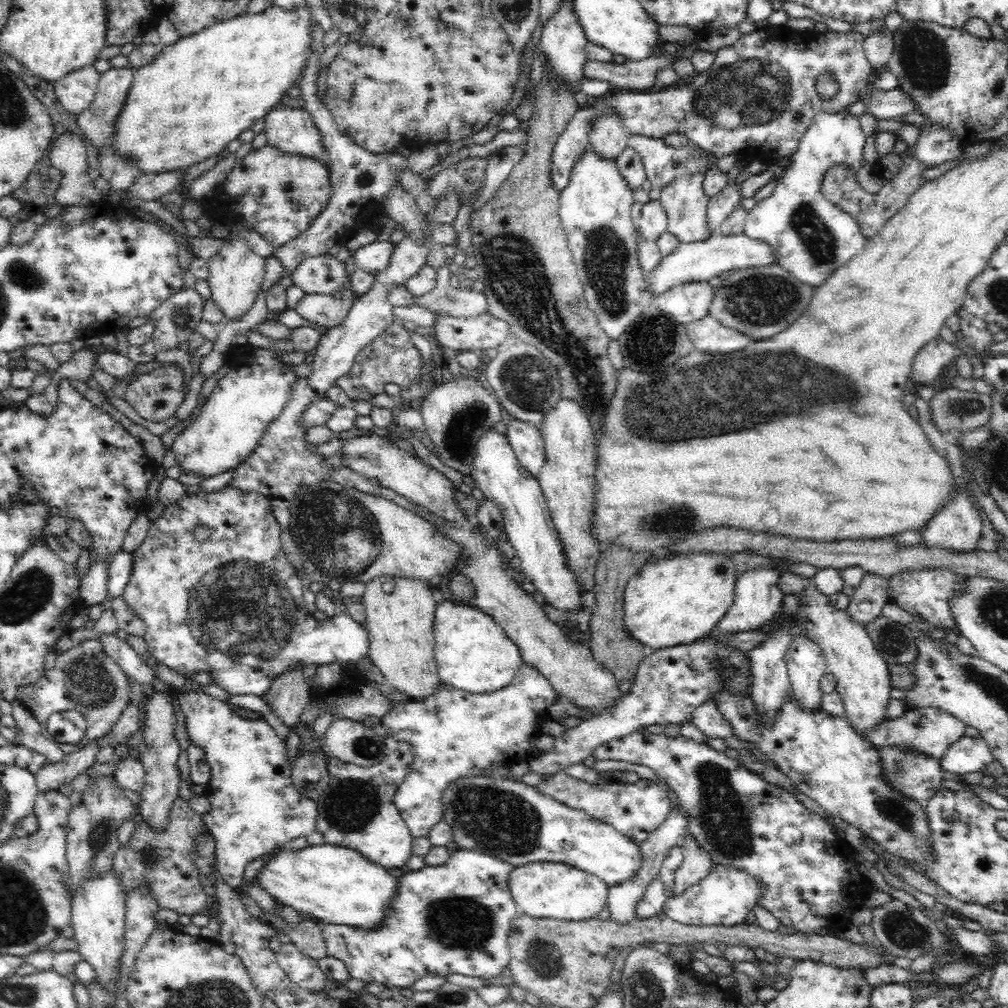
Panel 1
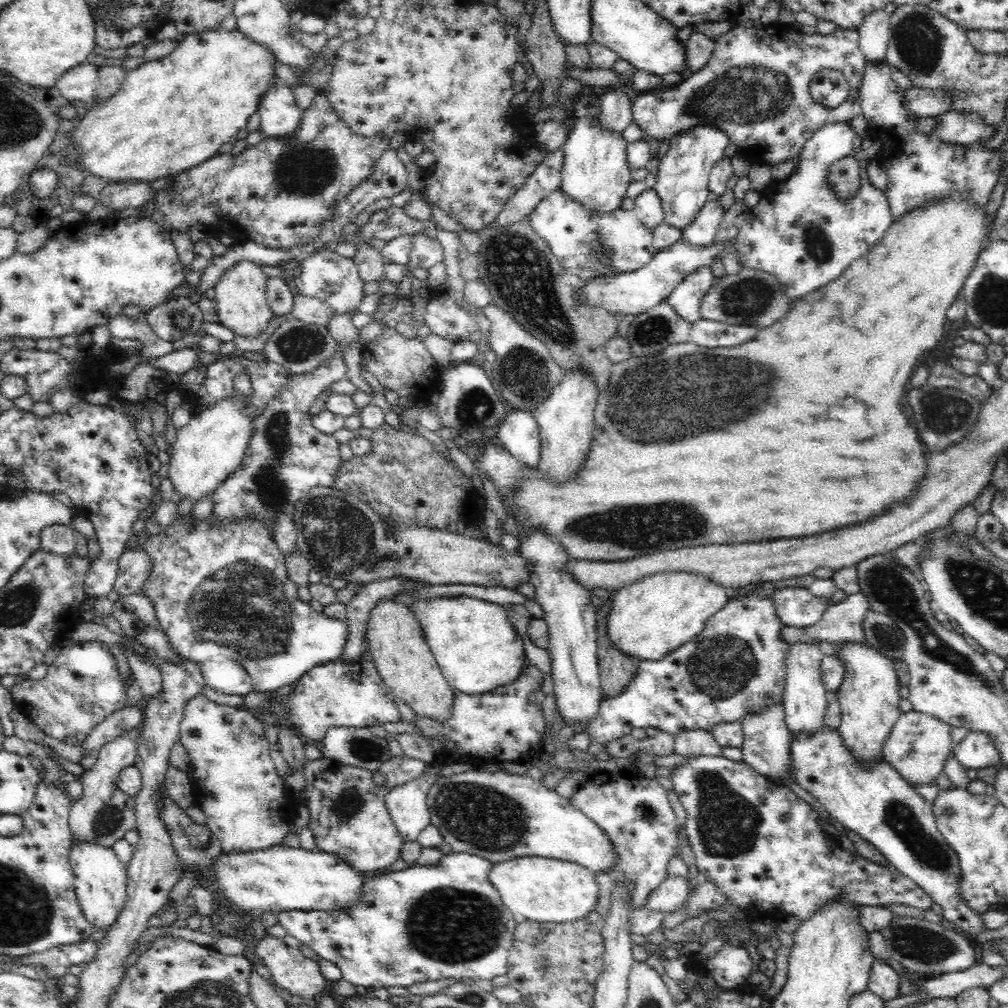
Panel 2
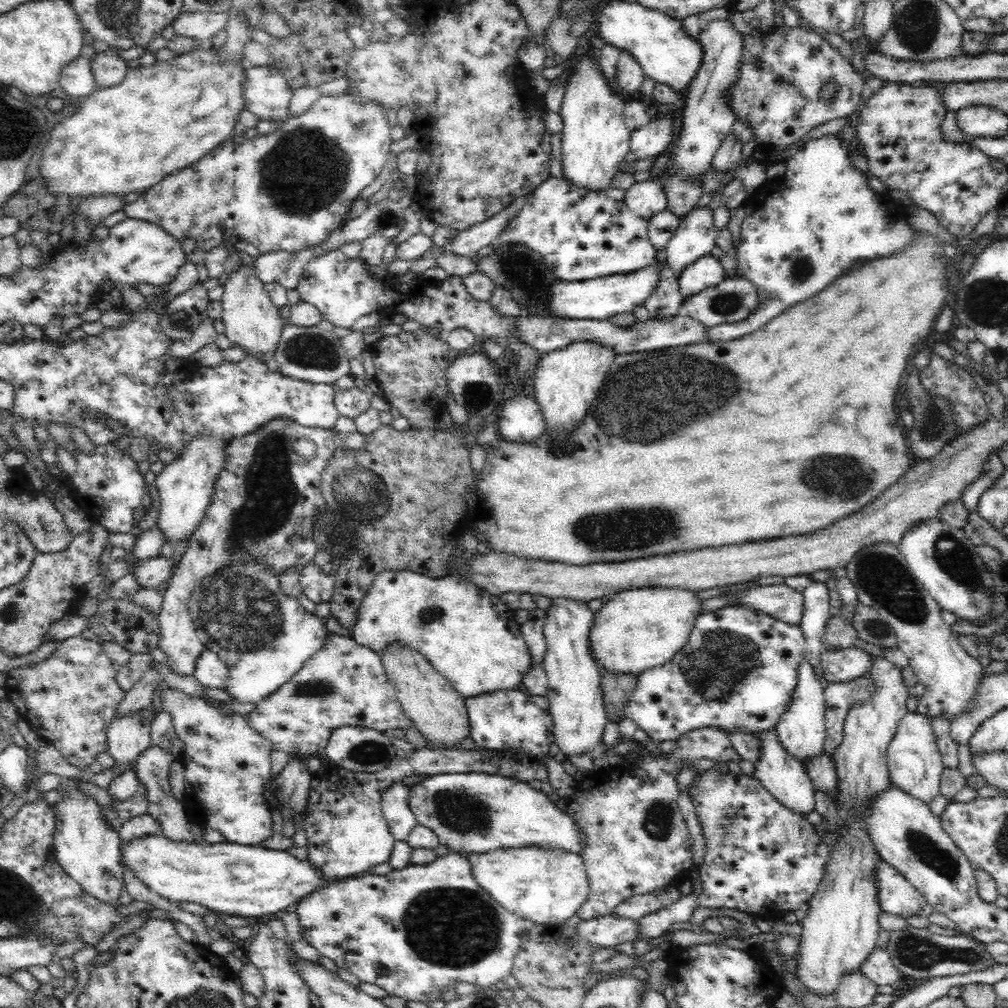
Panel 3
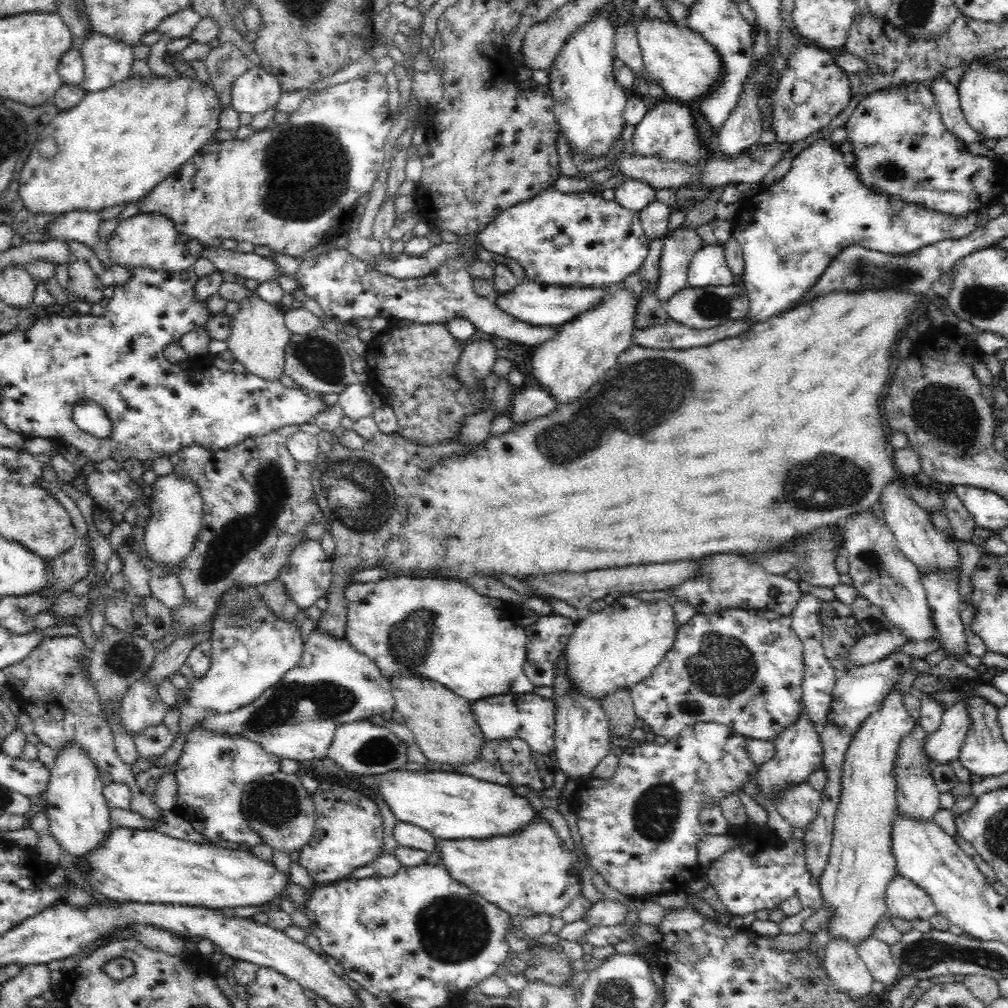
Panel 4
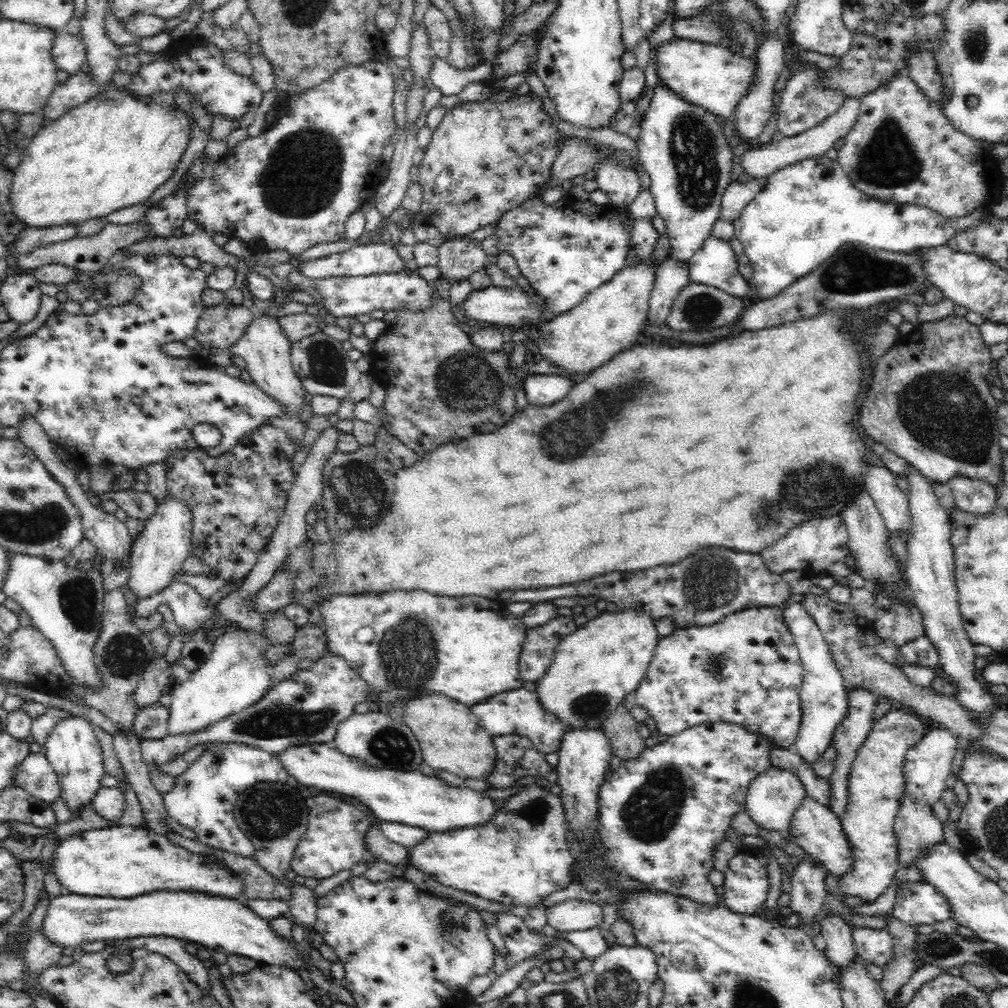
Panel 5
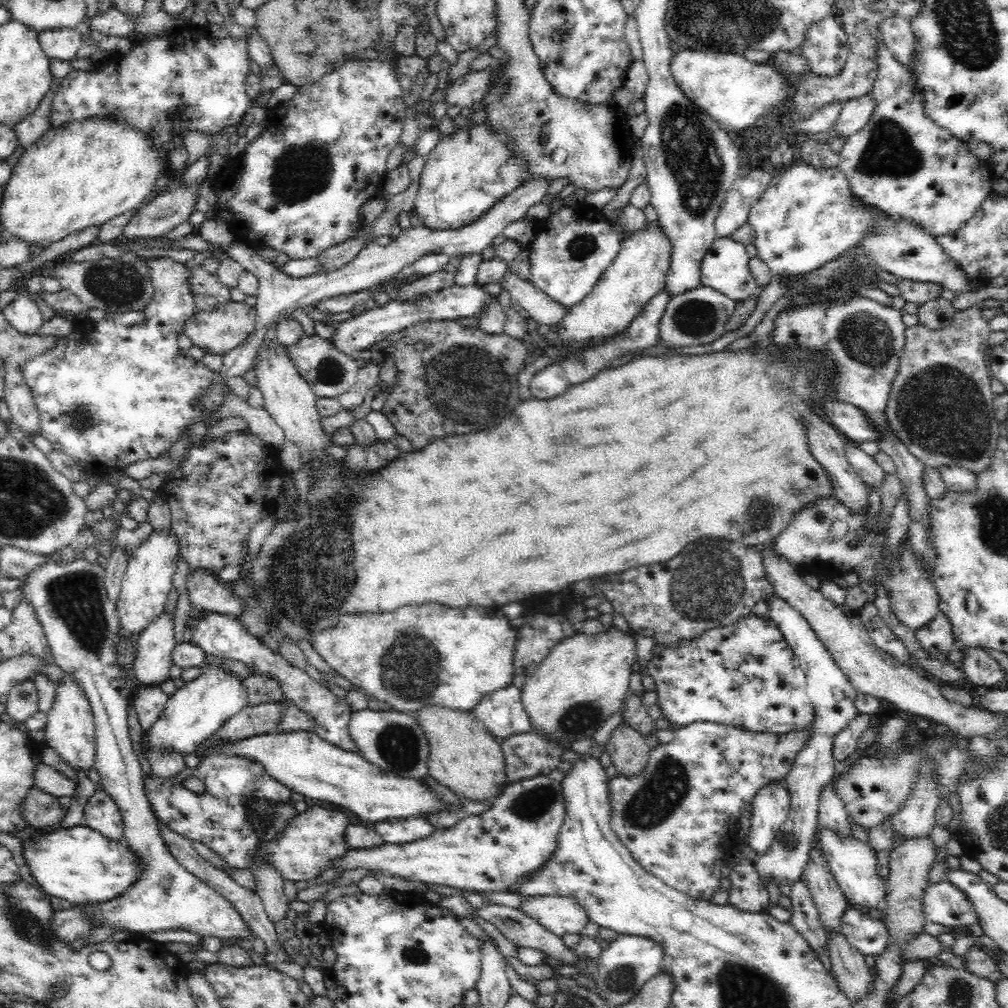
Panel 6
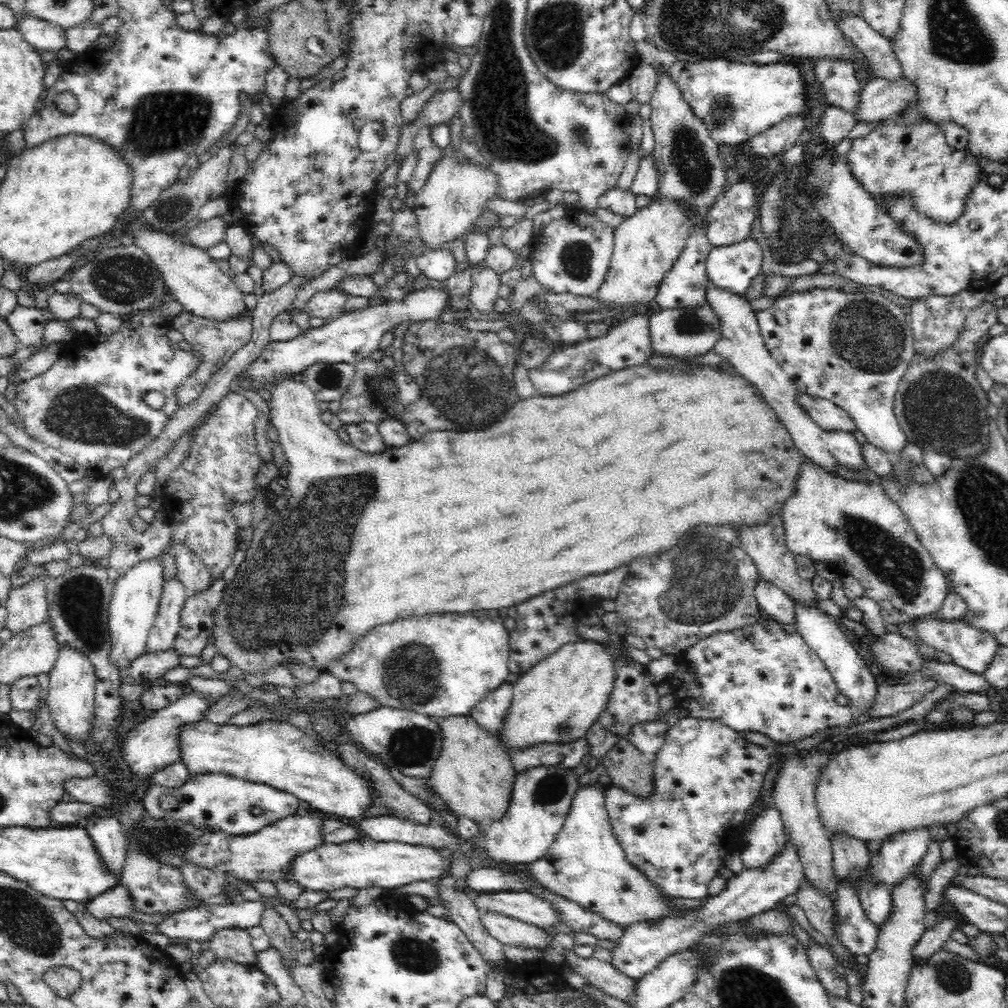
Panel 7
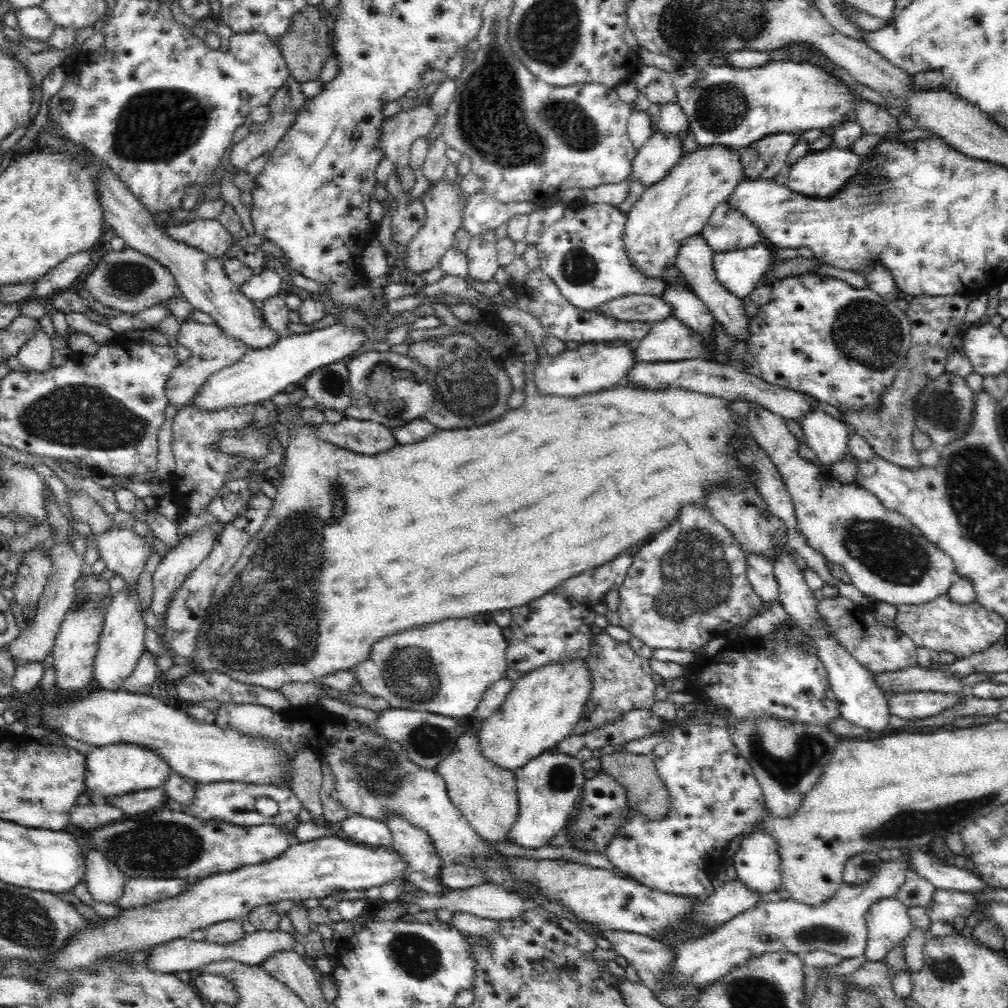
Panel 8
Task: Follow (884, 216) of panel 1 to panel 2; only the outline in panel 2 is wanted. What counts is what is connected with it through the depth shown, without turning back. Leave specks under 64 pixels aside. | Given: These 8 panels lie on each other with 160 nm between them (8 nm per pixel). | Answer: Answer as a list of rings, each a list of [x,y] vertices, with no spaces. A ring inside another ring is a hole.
[[[890,65],[866,66],[859,98],[870,135],[880,141],[880,154],[876,159],[890,182],[885,194],[893,218],[935,200],[964,194],[972,195],[978,206],[986,205],[1002,172],[999,152],[978,143],[951,145],[939,141],[933,134],[918,131],[916,123],[920,117],[912,114],[903,104],[905,90],[894,82],[891,70]],[[847,156],[836,160],[829,168],[828,182],[833,185],[838,197],[851,201],[860,188],[860,168],[856,158]]]

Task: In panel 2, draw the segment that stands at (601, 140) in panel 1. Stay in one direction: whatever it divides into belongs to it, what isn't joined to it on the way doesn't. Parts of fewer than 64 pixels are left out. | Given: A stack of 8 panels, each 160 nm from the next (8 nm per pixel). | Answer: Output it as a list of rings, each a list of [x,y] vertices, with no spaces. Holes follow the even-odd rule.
[[[623,59],[616,62],[616,65],[613,66],[613,70],[618,76],[618,80],[620,79],[620,83],[618,83],[618,86],[610,89],[607,93],[604,93],[601,96],[599,120],[601,120],[601,124],[607,126],[609,130],[613,130],[613,132],[623,132],[624,128],[628,127],[630,122],[633,120],[633,102],[630,100],[630,97],[633,94],[631,82],[634,74],[636,74],[638,70],[635,69],[632,64]]]

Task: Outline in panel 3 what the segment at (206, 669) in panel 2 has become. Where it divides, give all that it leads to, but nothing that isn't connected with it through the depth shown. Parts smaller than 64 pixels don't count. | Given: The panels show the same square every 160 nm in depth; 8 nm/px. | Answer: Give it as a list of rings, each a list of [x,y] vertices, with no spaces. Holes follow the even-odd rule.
[[[202,648],[197,656],[192,676],[202,686],[215,689],[222,689],[222,686],[228,685],[233,680],[227,669],[216,658],[216,653],[207,648]]]

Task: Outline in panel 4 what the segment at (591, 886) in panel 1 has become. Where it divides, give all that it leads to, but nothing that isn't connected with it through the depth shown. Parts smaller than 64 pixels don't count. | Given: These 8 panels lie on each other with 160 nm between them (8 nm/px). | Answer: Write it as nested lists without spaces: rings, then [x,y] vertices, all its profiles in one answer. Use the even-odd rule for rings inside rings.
[[[540,813],[536,821],[526,825],[521,832],[512,833],[508,837],[492,837],[484,841],[444,841],[436,838],[432,850],[438,853],[442,866],[454,880],[510,915],[518,915],[521,918],[542,914],[557,917],[575,897],[581,896],[580,878],[572,874],[576,866],[574,856],[548,819],[541,817]]]

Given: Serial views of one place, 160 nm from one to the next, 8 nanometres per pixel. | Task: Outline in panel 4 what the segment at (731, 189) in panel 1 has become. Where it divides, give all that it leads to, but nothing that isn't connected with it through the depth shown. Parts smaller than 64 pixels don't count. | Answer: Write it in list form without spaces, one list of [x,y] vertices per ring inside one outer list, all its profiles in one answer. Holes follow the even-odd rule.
[[[678,228],[664,238],[654,290],[656,299],[662,304],[686,288],[688,266],[703,244],[695,230]]]

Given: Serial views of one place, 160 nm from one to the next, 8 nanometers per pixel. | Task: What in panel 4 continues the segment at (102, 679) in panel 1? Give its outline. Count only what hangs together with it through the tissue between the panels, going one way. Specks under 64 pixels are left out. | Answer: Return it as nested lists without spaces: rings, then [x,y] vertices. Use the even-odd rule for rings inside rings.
[[[78,636],[43,637],[42,642],[36,648],[32,648],[26,658],[9,665],[3,671],[7,677],[7,684],[12,687],[16,699],[22,703],[21,710],[30,714],[39,742],[48,744],[58,753],[68,744],[78,744],[98,770],[108,772],[113,782],[128,785],[132,793],[132,812],[138,812],[144,818],[160,820],[163,818],[164,810],[153,803],[150,794],[140,790],[135,779],[136,774],[115,751],[112,731],[106,717],[102,715],[94,683],[90,682],[86,674],[80,672],[78,656],[90,656],[90,650],[84,648]]]

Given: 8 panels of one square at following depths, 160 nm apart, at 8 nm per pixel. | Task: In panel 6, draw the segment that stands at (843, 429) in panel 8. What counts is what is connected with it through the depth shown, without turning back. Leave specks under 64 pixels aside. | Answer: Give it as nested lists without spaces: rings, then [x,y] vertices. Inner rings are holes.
[[[845,438],[842,445],[845,446],[847,462],[850,464],[851,468],[854,468],[854,471],[865,484],[874,486],[874,488],[881,488],[882,478],[885,477],[885,473],[873,460],[873,456],[869,456],[866,452],[860,450],[856,443],[852,443]]]

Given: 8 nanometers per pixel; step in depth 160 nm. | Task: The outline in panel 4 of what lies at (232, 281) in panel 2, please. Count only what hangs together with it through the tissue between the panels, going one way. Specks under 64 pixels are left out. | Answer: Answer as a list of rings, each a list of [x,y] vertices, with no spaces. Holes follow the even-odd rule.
[[[256,292],[241,302],[240,311],[235,312],[231,319],[231,335],[227,346],[235,360],[245,366],[246,372],[274,381],[280,381],[285,374],[285,350],[293,334],[286,328],[283,315],[275,305],[258,297]]]

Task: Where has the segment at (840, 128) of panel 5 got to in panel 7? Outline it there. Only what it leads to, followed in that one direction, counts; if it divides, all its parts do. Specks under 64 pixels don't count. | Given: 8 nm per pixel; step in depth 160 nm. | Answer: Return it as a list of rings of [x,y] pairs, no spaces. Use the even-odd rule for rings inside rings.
[[[904,76],[896,81],[870,78],[860,93],[856,122],[876,122],[893,117],[906,105],[916,102],[917,94],[915,84]]]

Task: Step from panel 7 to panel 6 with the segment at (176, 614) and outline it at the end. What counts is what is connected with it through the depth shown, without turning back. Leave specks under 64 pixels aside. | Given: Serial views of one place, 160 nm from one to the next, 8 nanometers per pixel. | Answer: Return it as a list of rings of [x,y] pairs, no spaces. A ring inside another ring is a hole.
[[[164,610],[139,634],[137,656],[133,660],[136,682],[146,686],[169,678],[170,654],[178,644],[174,637],[174,610]]]

